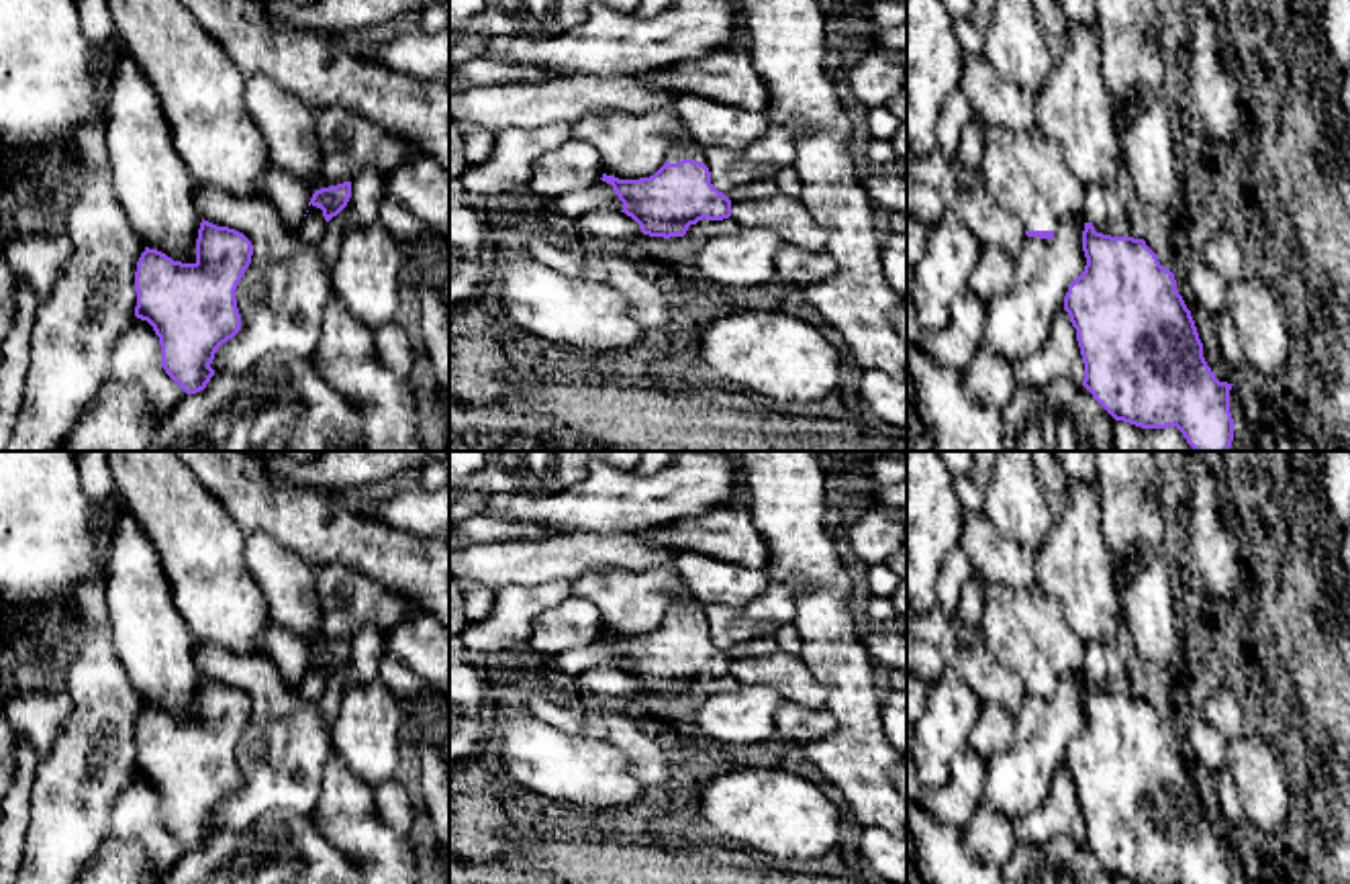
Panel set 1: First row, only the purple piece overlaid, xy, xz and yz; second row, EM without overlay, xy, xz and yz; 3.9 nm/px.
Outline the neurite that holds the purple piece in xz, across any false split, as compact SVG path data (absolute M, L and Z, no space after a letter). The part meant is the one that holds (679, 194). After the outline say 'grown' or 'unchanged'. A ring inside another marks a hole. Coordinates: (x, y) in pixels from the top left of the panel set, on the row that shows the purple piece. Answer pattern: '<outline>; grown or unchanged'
M694 143L676 145L649 178L619 180L602 174L600 180L613 186L623 202L621 212L649 237L684 237L703 218L731 216L731 200L711 184L705 149Z; grown

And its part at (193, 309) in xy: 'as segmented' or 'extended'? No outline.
as segmented

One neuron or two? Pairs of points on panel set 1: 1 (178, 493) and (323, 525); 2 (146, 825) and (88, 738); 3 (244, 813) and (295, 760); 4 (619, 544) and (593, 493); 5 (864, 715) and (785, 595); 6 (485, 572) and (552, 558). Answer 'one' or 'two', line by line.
1: two
2: two
3: one
4: two
5: two
6: one

